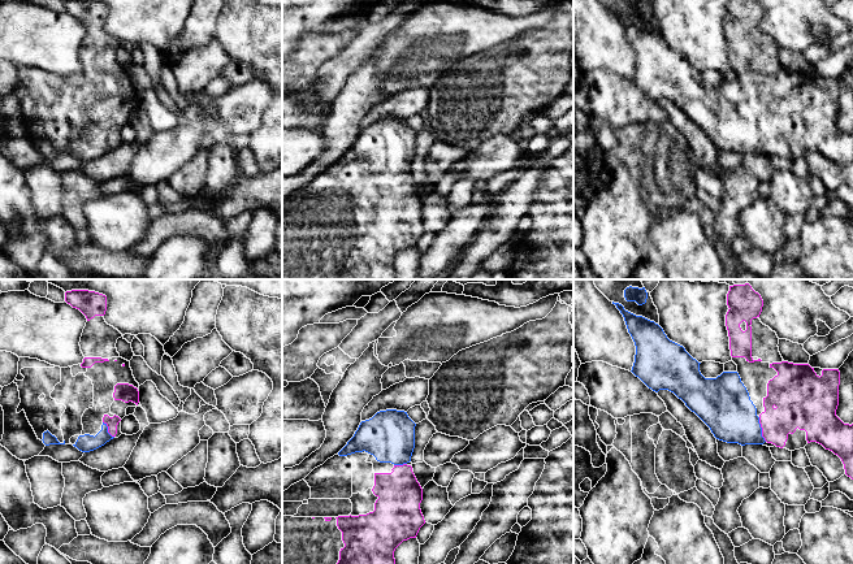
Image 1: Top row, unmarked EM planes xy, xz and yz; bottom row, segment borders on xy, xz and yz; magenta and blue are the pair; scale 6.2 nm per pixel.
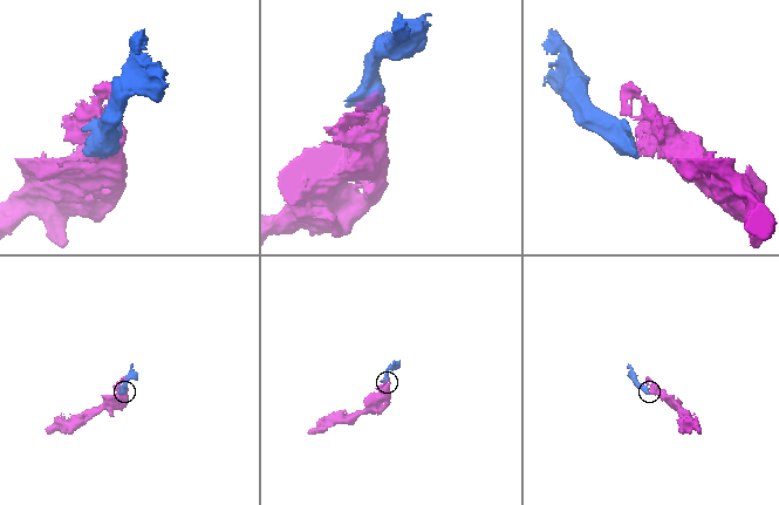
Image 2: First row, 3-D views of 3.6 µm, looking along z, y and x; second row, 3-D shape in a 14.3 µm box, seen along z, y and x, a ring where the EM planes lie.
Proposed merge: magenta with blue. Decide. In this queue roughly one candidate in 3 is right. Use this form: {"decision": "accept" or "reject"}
{"decision": "accept"}

